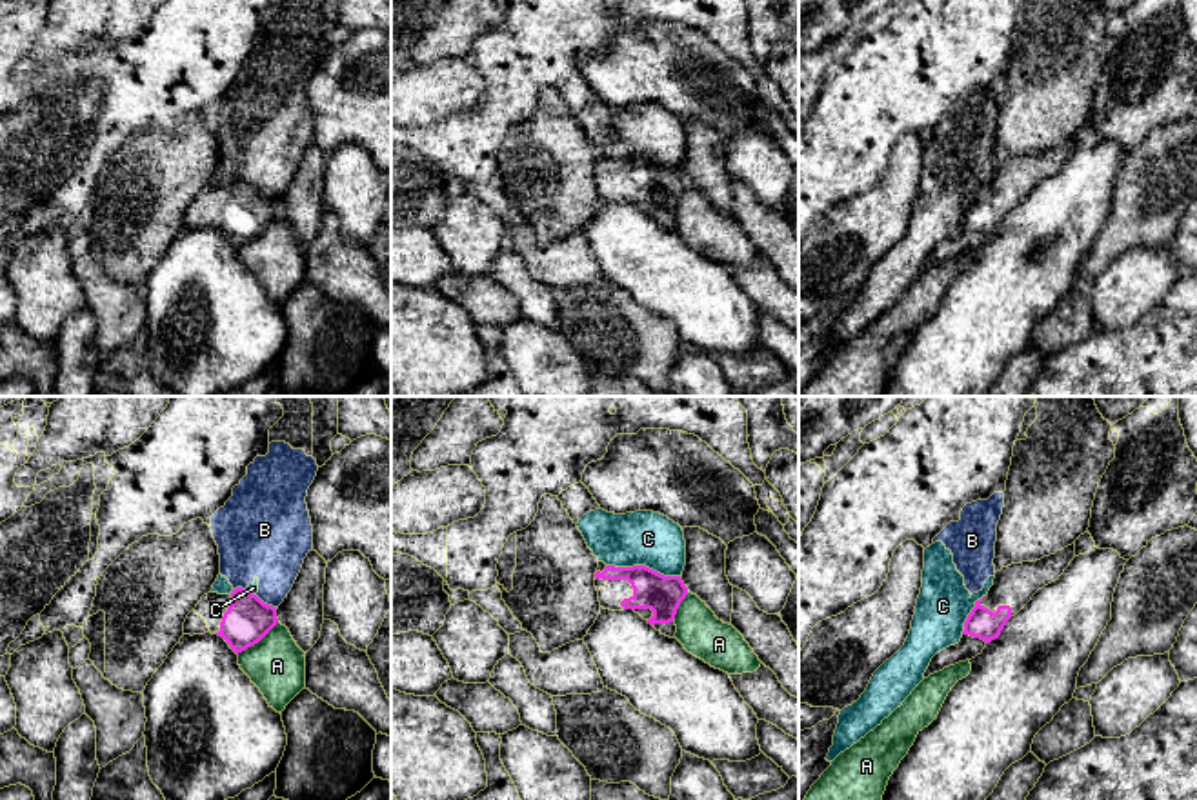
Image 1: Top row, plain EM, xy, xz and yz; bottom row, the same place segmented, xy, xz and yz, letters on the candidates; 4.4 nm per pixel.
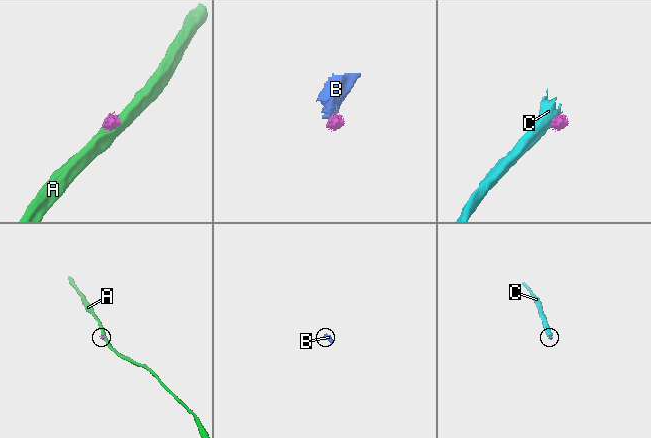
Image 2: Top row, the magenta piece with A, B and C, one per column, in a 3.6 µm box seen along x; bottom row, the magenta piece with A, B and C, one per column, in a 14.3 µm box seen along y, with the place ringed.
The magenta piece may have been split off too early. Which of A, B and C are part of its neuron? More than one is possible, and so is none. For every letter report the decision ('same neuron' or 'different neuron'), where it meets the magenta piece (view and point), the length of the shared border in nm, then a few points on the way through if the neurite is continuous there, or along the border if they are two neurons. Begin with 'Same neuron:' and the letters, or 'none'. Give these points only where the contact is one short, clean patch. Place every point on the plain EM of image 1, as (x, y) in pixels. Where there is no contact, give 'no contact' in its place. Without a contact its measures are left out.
Same neuron: none
A: different neuron; contact xy (257, 235); length 240 nm; border xy (277, 213), (257, 235), (237, 246)
B: different neuron; contact xy (262, 195); length 110 nm; border xy (255, 188), (273, 200)
C: different neuron; contact xz (643, 159); length 340 nm; border xz (606, 157), (648, 159), (664, 168), (679, 170)

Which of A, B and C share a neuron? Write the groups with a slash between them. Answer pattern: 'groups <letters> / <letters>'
groups A / B C

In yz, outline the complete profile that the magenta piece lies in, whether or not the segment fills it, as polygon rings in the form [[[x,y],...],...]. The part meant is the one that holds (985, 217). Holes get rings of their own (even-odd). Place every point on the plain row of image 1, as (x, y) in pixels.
[[[1075,135],[1041,153],[1011,156],[997,164],[988,187],[977,193],[968,207],[961,235],[939,244],[931,251],[924,271],[981,247],[991,233],[999,231],[1006,215],[1015,209],[1039,182],[1059,173],[1073,151]]]

